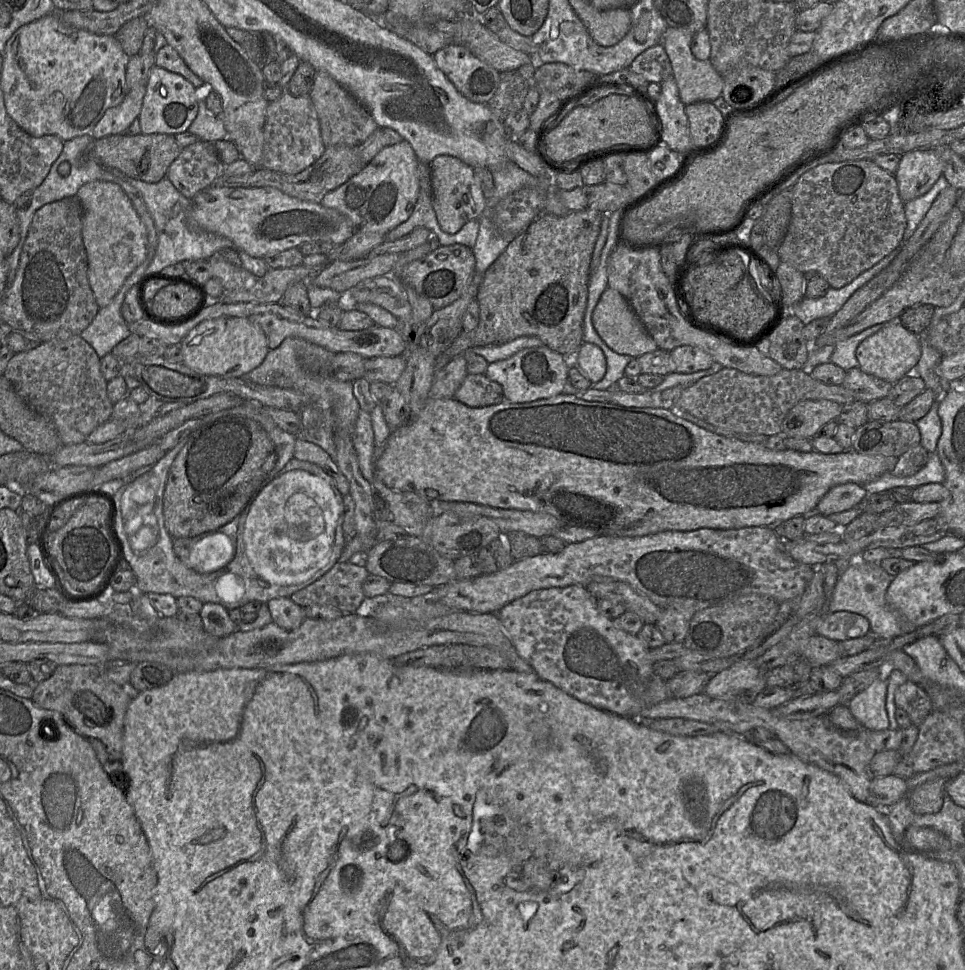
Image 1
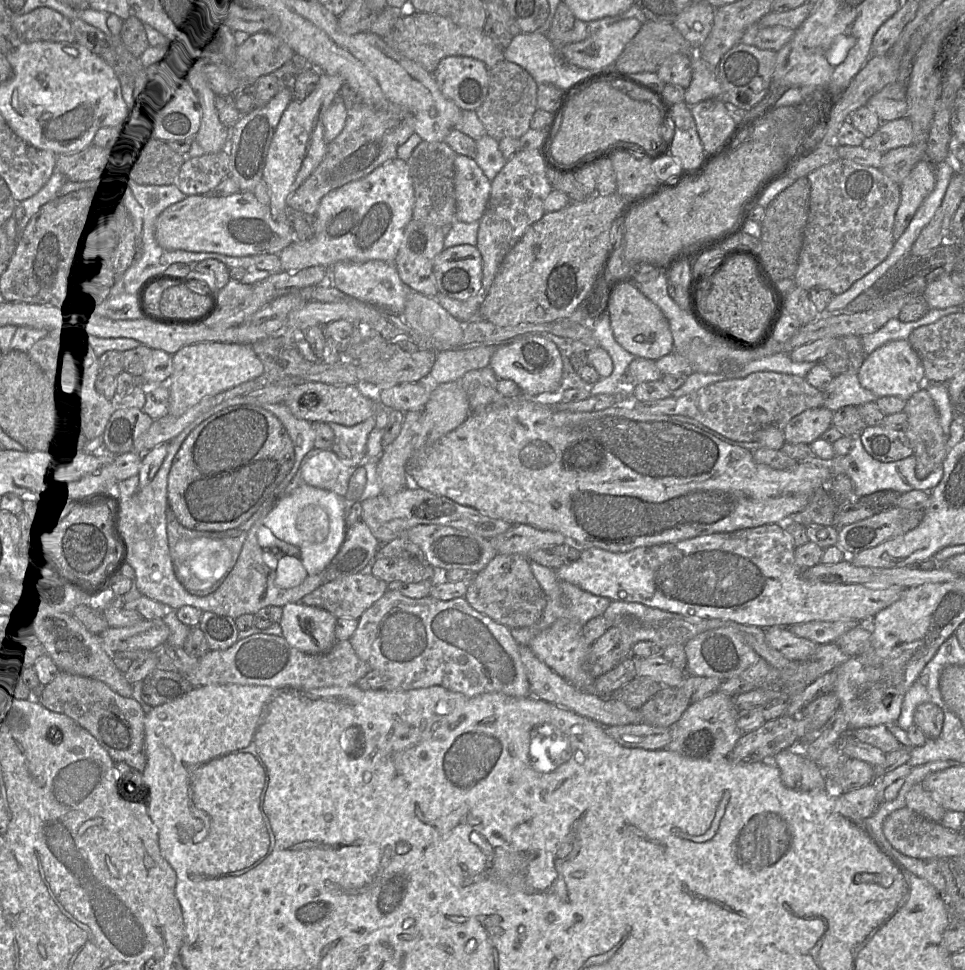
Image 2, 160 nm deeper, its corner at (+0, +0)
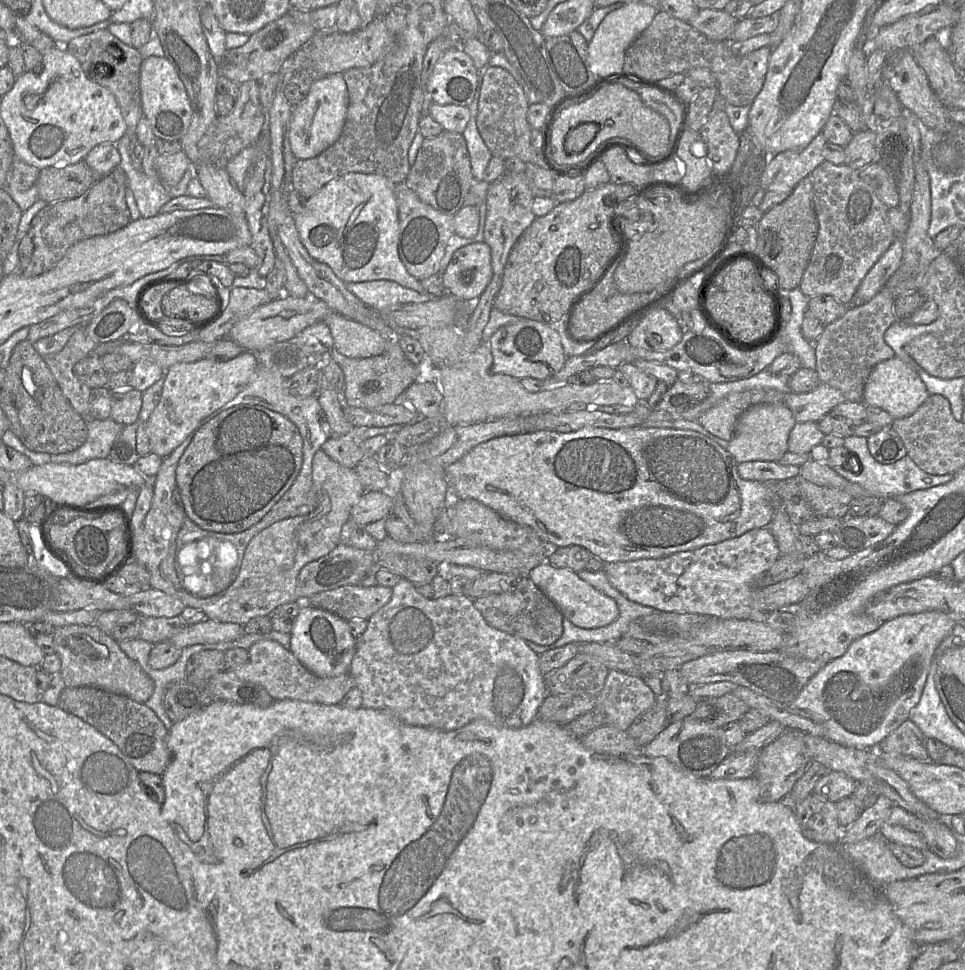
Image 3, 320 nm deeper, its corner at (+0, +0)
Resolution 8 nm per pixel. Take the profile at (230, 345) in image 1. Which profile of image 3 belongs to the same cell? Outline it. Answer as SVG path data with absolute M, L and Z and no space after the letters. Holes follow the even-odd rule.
M243 352L227 361L202 358L190 363L177 363L164 371L160 401L146 421L151 451L161 458L169 456L201 422L235 398L250 382L258 368L252 352Z

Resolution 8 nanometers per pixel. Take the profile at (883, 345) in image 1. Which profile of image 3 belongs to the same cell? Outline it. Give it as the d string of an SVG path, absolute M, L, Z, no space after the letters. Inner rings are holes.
M894 356L882 361L871 370L864 386L863 402L888 412L893 419L912 415L927 399L929 393L916 368Z

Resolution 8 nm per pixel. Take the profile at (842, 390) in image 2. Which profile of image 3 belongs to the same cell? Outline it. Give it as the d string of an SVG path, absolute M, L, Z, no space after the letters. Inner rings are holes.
M821 383L808 393L786 393L784 404L791 410L796 422L818 423L836 405L845 401L846 398L839 390Z

